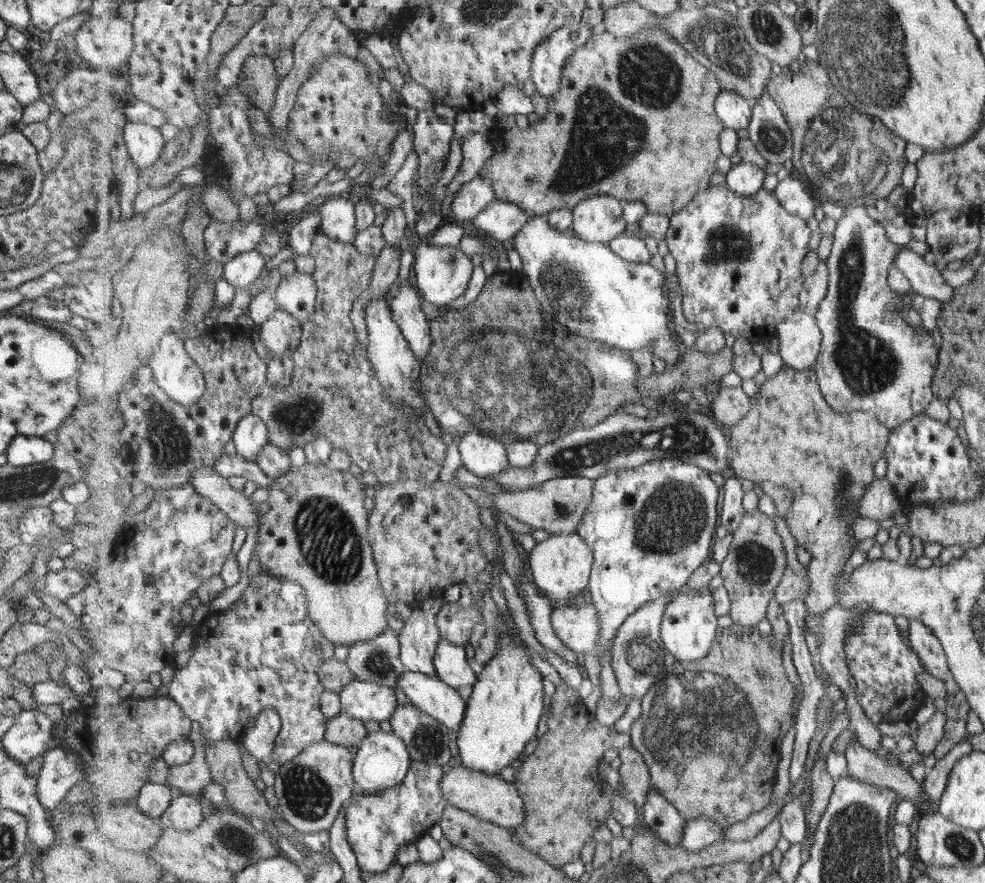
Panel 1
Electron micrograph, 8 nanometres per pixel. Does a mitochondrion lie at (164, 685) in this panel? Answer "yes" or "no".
no

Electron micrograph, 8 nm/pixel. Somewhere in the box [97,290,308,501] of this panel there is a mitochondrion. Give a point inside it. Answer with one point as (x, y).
(175, 444)

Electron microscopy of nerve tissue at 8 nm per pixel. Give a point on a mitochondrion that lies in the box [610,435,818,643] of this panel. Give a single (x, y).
(675, 515)

